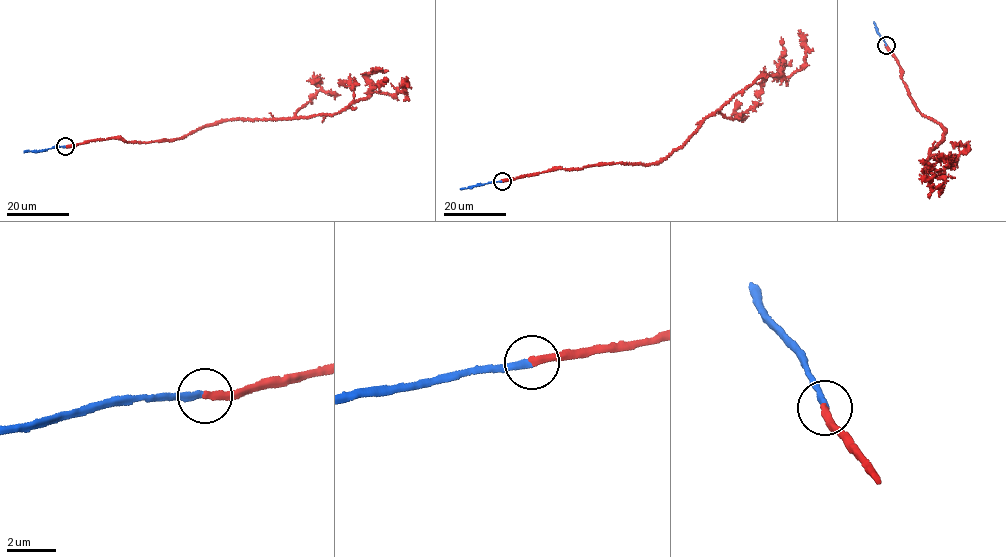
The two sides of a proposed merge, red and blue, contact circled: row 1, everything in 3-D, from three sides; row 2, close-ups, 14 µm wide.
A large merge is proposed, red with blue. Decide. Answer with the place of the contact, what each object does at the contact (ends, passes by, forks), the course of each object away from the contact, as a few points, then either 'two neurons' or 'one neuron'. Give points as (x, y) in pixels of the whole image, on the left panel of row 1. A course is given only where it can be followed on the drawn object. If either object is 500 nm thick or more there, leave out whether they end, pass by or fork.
at (65, 146); red ends there; blue ends there; red runs (65, 146), (120, 137), (141, 142), (170, 139), (233, 119), (330, 115), (371, 92), (400, 92), (406, 77); blue runs (65, 146), (23, 151); one neuron

